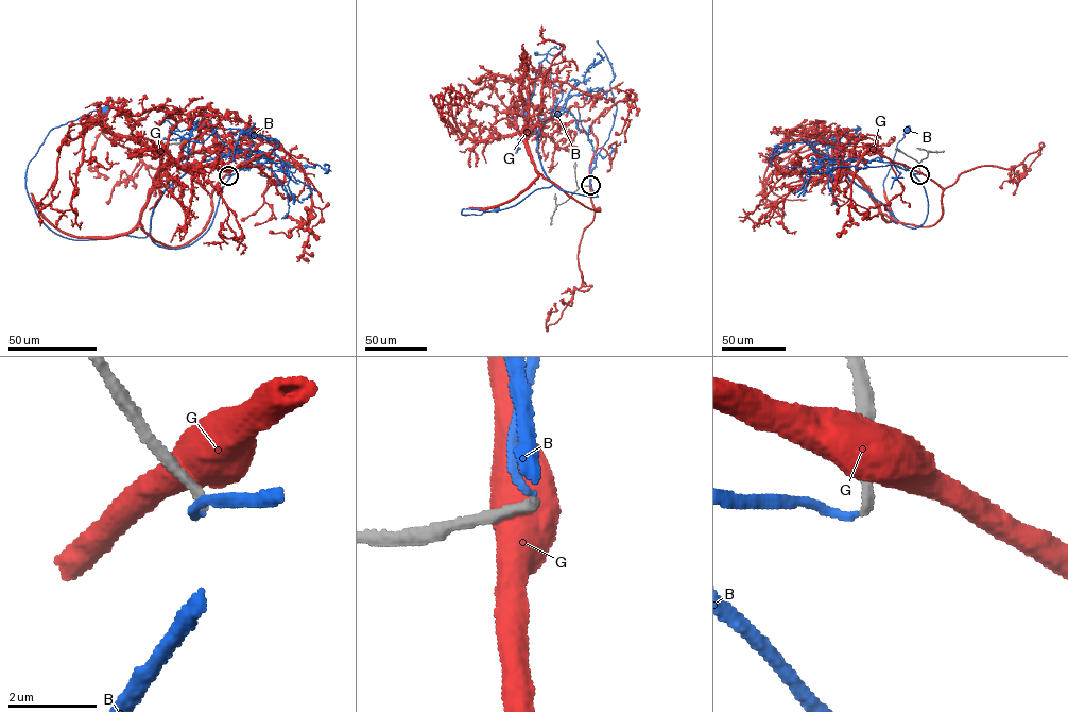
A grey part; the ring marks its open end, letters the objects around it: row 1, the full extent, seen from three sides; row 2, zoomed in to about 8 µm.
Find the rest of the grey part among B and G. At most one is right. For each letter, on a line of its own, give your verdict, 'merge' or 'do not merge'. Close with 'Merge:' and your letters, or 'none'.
B: merge
G: do not merge
Merge: B

